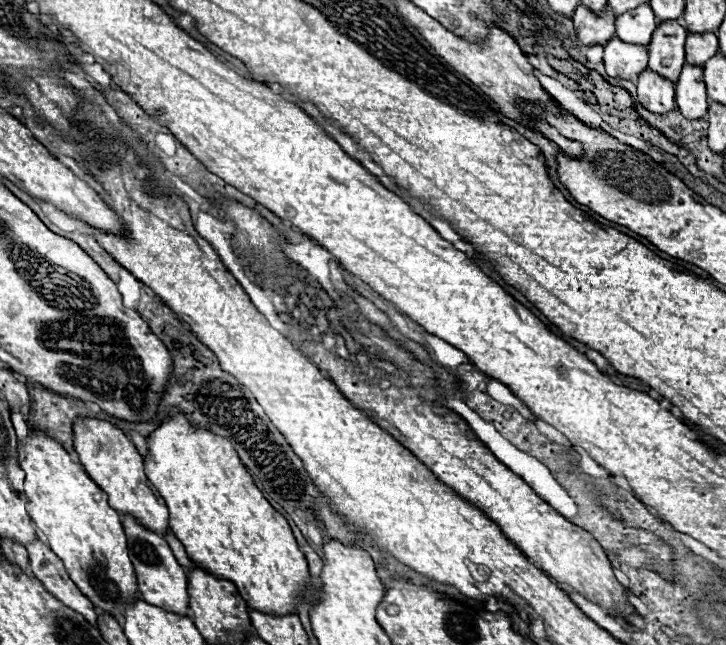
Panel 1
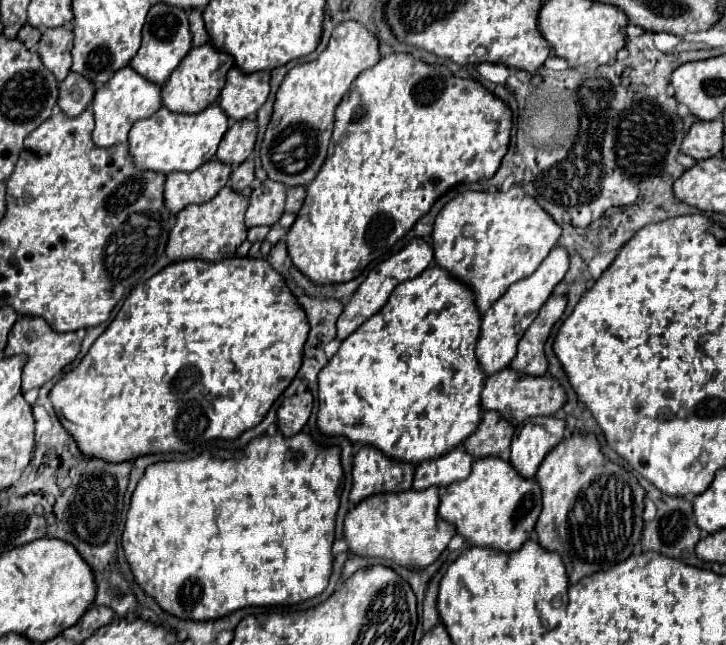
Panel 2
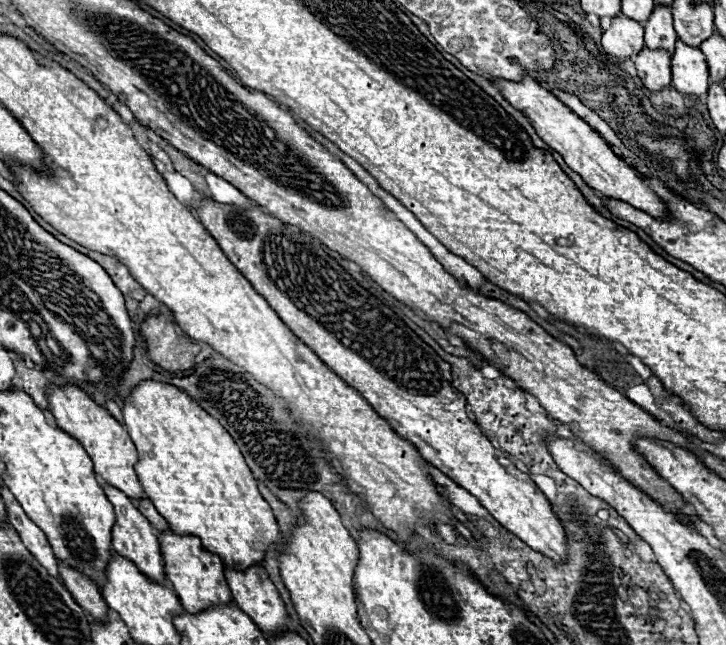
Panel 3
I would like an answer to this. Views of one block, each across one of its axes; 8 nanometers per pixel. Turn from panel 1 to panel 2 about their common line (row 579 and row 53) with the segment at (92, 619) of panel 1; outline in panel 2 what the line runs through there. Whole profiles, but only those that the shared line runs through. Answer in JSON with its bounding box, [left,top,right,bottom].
[38,28,72,80]

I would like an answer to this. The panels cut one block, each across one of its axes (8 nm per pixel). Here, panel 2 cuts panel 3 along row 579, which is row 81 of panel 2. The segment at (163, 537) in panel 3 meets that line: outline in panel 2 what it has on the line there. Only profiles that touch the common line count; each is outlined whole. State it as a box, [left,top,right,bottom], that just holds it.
[162,44,234,114]

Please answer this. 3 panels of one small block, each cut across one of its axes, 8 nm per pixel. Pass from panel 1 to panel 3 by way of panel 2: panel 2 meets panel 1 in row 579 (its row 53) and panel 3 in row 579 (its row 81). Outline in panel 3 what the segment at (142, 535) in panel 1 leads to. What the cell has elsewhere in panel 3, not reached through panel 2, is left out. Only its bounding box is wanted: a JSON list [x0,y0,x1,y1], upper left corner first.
[100,480,166,584]

